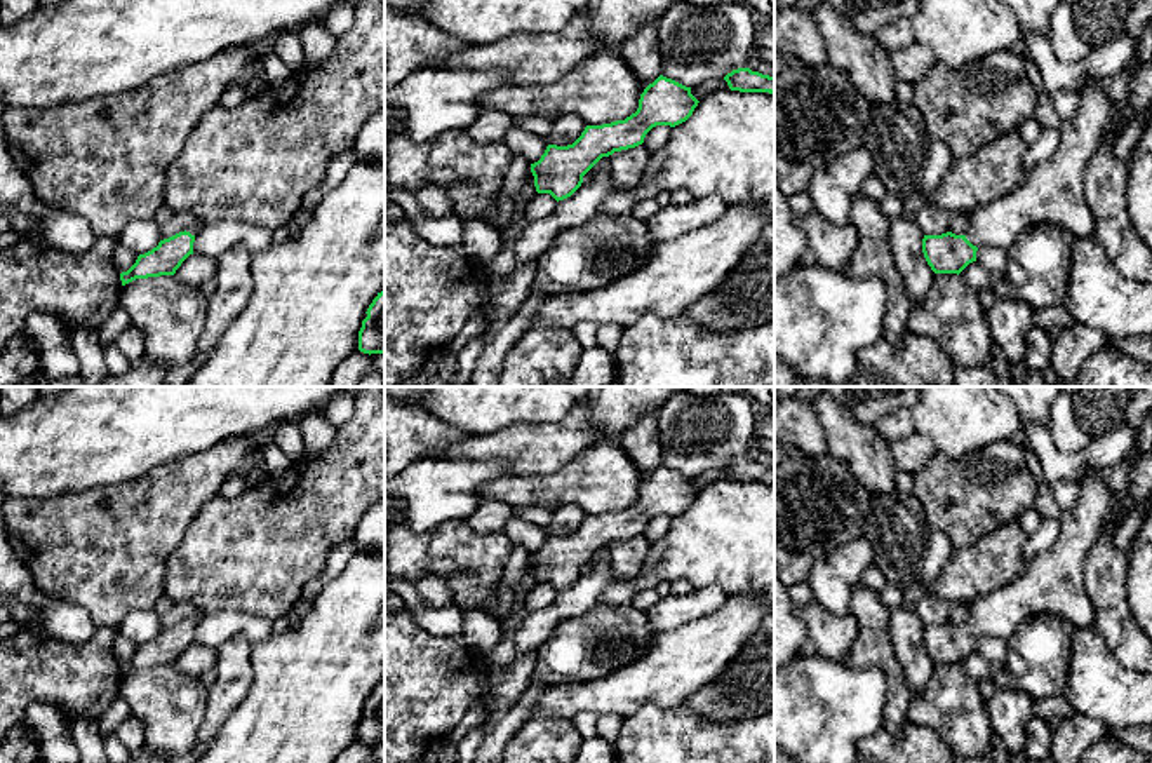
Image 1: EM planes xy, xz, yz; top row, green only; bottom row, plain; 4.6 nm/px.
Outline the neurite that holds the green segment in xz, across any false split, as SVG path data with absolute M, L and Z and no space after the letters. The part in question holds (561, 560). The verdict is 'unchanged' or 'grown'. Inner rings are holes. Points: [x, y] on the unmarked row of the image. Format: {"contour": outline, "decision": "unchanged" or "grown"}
{"contour": "M660 465L640 484L637 502L625 510L586 516L567 537L548 535L541 549L531 554L536 582L550 584L557 592L571 587L602 547L642 535L656 516L686 512L698 493L691 477Z", "decision": "unchanged"}

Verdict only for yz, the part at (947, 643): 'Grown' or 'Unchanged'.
Grown

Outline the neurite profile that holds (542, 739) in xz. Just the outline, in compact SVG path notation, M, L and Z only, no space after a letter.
M527 719L506 744L501 763L574 763L583 740L571 719Z

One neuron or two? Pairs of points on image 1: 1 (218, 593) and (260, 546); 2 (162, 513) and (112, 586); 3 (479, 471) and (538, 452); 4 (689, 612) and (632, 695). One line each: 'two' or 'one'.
1: one
2: one
3: two
4: two

